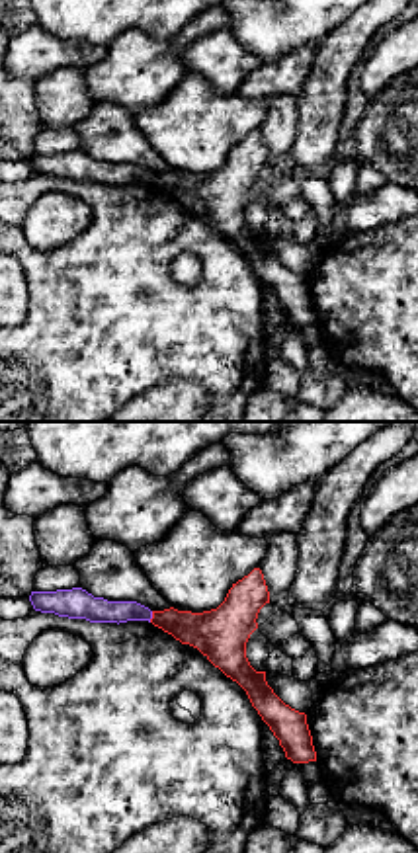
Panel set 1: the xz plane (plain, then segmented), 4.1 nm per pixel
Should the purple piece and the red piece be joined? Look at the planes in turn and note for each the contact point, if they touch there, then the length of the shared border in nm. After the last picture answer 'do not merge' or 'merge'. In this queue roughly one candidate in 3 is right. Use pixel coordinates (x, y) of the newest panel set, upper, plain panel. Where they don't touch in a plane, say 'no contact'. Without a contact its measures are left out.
(151, 180) | 50 nm

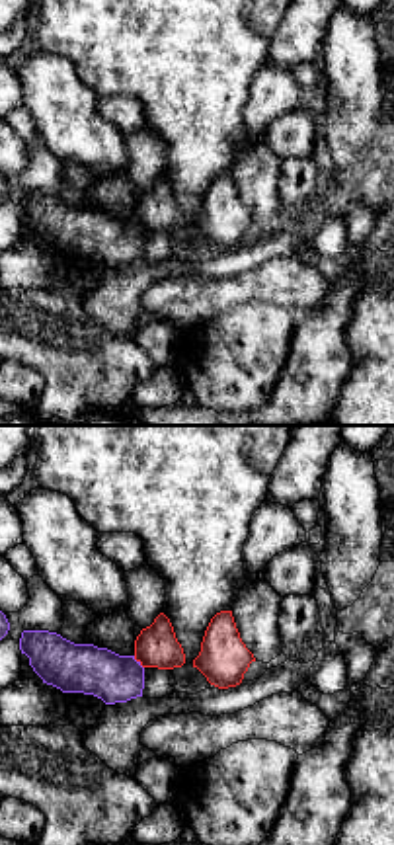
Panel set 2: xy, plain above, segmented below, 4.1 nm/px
(137, 225) | 70 nm

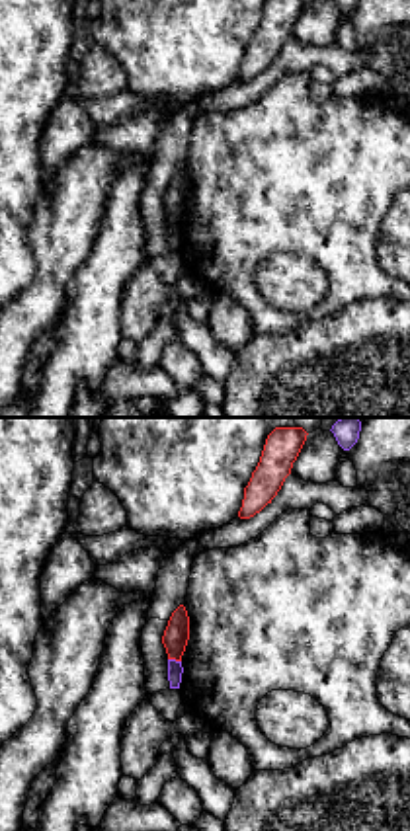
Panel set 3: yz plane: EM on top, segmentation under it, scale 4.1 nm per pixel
(174, 223) | 60 nm

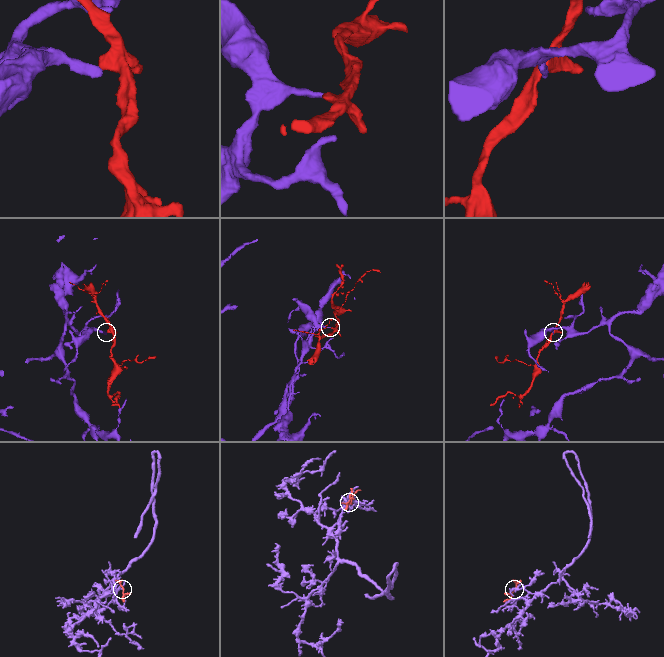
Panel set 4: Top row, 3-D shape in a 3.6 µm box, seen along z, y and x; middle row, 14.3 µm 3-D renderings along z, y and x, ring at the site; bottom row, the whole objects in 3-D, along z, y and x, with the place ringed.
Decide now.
do not merge

